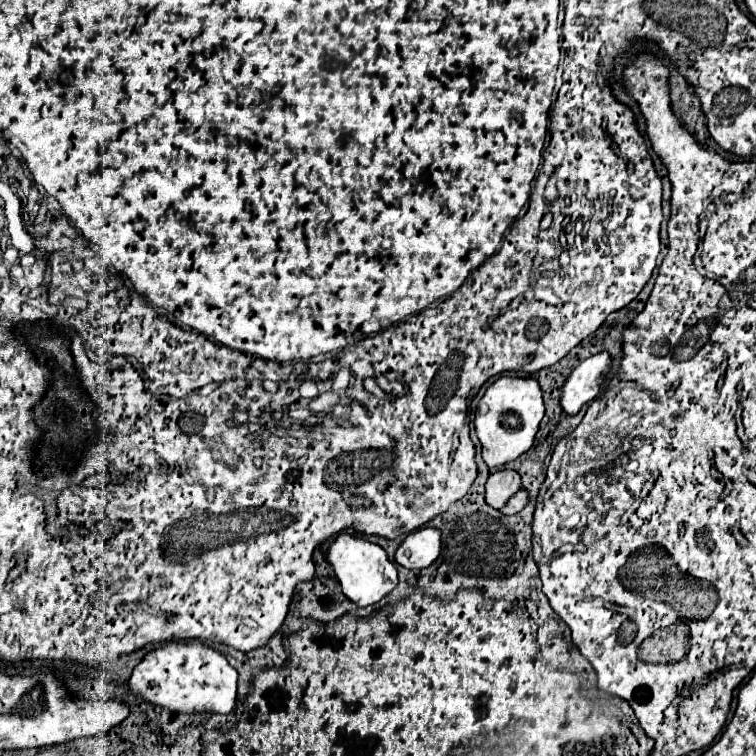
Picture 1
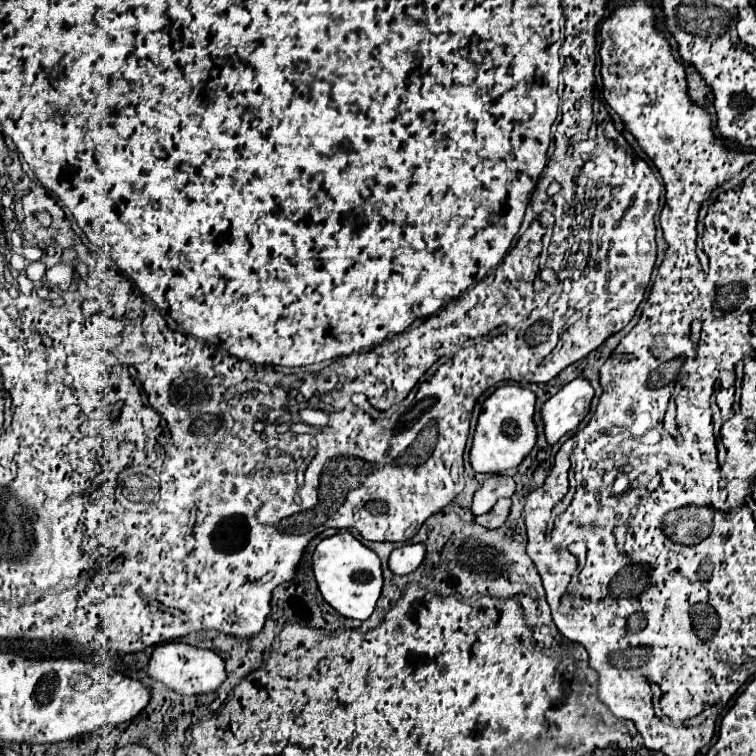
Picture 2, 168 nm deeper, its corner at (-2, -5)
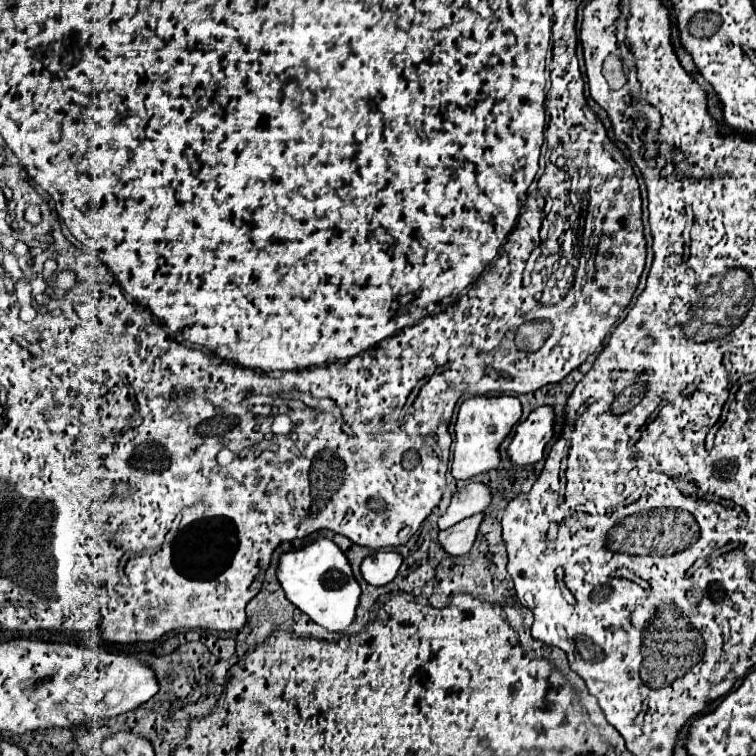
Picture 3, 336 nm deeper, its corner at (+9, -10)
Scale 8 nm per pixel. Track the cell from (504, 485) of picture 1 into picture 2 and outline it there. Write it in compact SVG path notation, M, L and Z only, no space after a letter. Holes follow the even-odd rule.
M491 475L475 491L471 513L473 515L483 515L497 503L497 499L511 497L513 493L515 493L515 481L511 477L507 477L507 475Z

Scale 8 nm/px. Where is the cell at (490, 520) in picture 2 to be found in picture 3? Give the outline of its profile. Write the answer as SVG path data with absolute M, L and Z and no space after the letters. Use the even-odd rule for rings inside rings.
M474 514L472 518L458 522L454 528L442 530L438 534L438 540L440 540L442 548L448 554L466 554L474 546L474 540L478 536L482 518L484 518L482 514Z

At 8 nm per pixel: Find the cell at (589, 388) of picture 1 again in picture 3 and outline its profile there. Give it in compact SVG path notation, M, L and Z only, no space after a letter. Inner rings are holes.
M540 406L516 428L512 444L508 446L514 464L534 464L544 456L546 446L554 438L554 418L552 406Z

